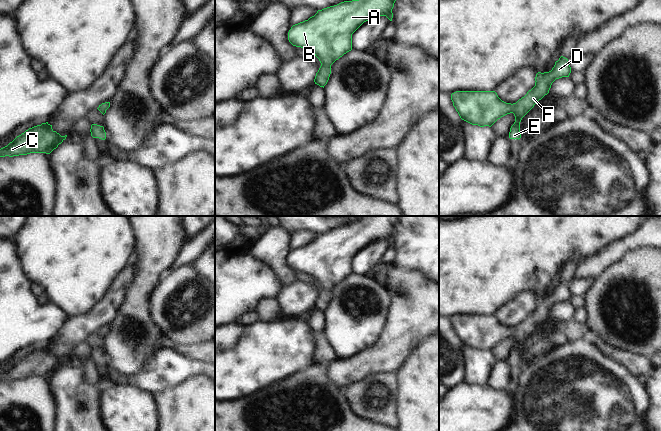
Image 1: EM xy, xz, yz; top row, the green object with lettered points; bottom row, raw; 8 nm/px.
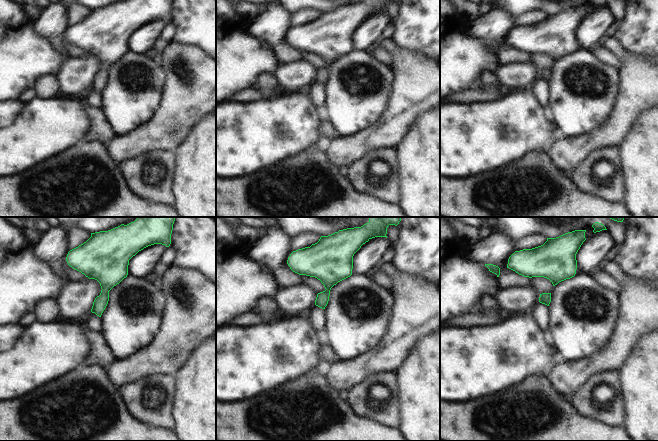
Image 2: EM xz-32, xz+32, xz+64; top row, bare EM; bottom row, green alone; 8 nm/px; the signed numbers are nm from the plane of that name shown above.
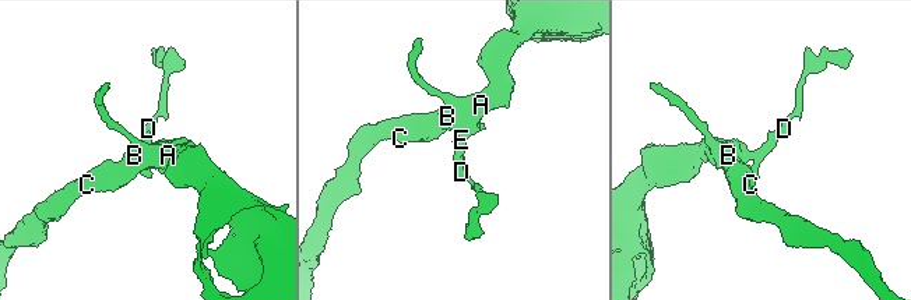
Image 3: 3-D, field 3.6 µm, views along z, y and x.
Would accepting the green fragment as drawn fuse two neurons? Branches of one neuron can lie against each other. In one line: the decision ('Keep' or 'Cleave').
Keep.

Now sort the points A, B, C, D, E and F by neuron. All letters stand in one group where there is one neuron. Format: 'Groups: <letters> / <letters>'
Groups: A B C D E F.

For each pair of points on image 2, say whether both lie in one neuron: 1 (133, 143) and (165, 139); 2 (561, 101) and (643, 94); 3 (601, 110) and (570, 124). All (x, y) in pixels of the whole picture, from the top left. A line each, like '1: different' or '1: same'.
1: same
2: different
3: same

